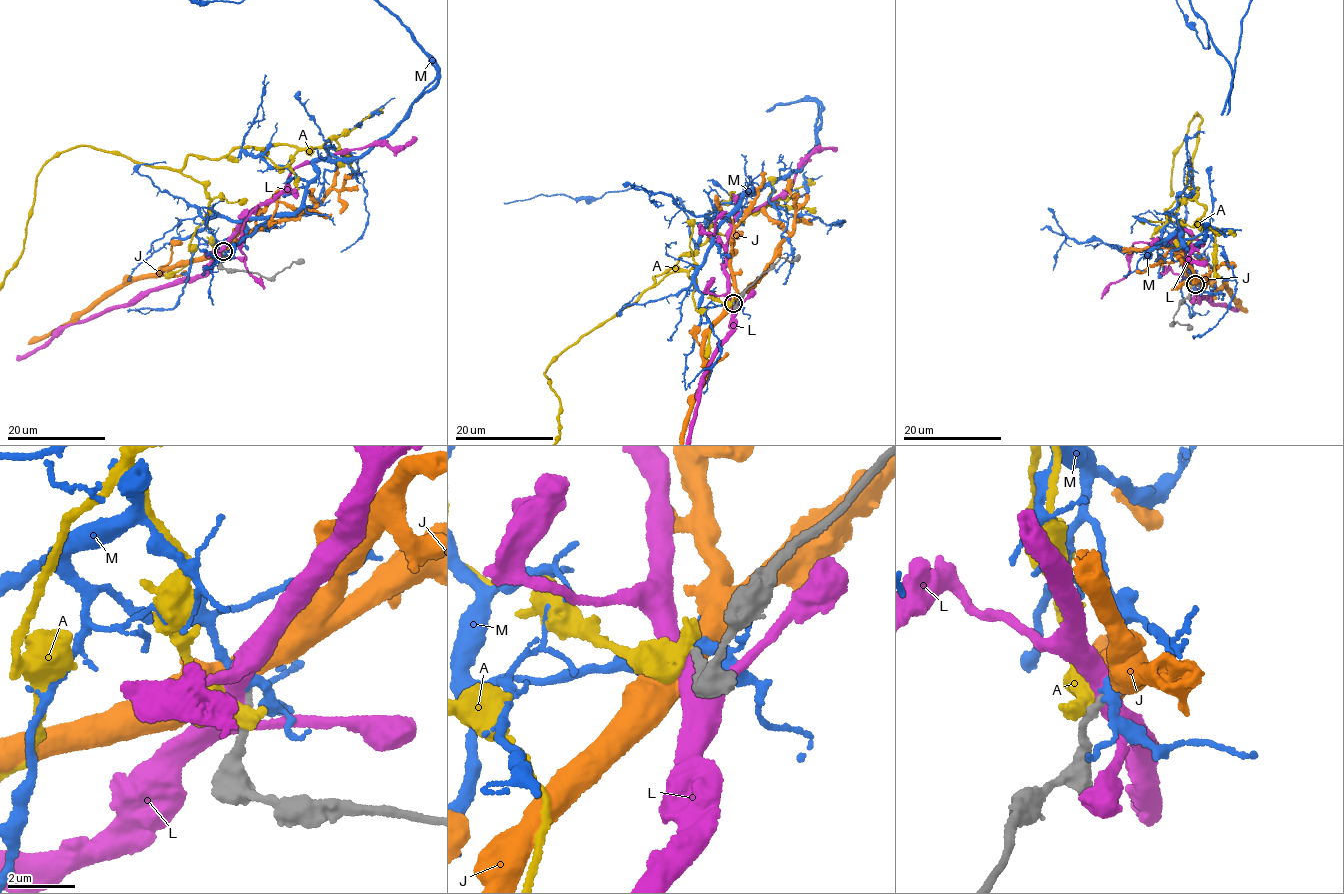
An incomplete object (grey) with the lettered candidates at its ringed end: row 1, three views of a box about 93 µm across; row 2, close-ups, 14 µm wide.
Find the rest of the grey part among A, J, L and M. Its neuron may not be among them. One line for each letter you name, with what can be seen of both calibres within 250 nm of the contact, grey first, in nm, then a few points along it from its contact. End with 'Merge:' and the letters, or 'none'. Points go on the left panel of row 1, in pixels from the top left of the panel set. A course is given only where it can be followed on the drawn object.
Merge: none

